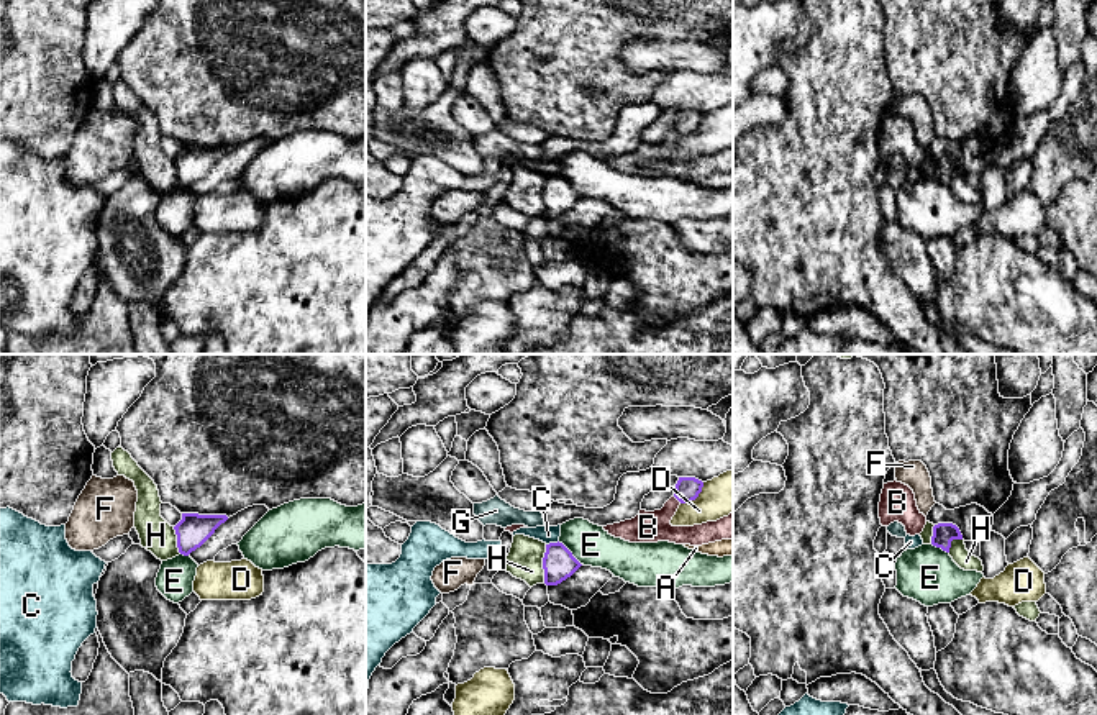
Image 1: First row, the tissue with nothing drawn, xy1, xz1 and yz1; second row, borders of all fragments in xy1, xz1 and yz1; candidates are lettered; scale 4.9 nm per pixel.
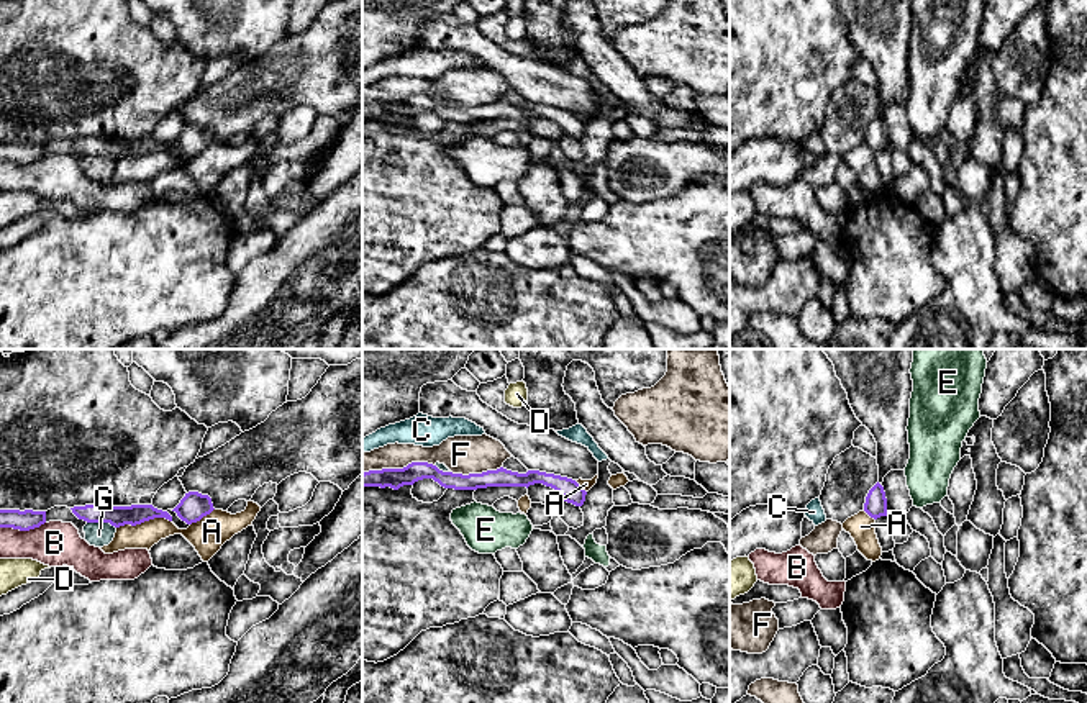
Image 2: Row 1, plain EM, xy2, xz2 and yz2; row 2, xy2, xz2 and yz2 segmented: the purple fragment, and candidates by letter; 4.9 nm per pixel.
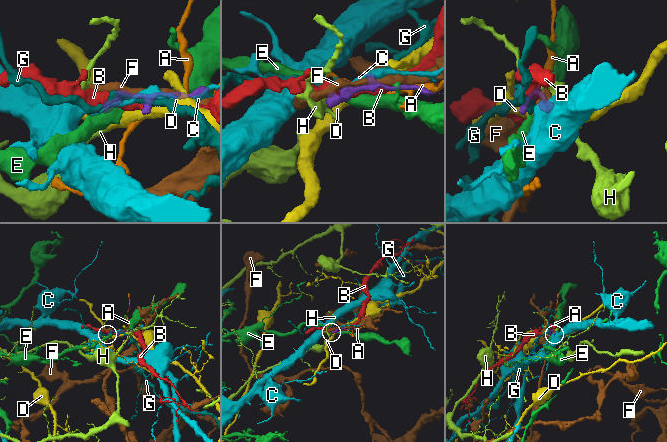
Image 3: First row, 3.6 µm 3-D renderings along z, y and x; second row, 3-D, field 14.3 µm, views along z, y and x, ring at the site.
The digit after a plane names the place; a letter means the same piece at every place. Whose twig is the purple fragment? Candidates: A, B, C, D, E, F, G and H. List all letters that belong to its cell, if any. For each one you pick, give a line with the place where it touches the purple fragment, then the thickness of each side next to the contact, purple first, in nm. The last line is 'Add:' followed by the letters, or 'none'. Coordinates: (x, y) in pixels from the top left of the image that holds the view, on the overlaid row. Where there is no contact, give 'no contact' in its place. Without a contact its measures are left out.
Add: none

